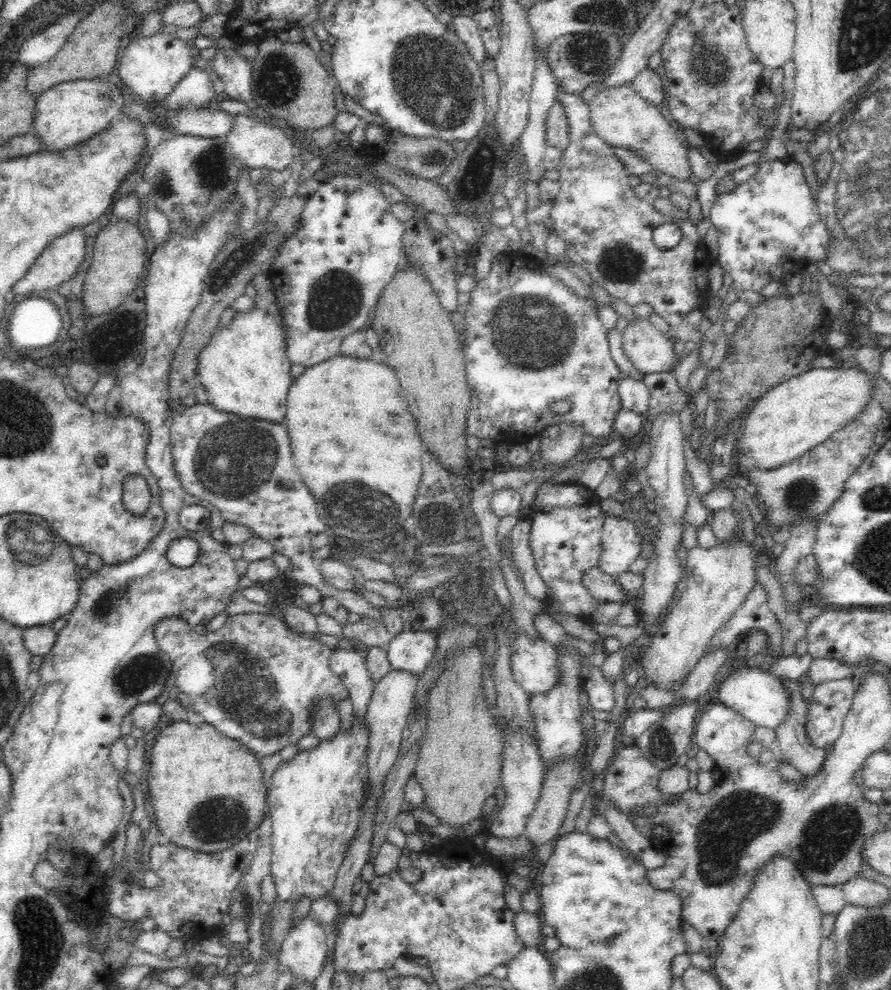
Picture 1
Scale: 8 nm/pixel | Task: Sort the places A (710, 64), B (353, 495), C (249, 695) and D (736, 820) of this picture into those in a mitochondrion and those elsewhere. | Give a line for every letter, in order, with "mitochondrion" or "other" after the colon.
A: mitochondrion
B: mitochondrion
C: mitochondrion
D: mitochondrion

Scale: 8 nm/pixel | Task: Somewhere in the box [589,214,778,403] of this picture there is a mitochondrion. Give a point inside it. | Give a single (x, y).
(619, 263)

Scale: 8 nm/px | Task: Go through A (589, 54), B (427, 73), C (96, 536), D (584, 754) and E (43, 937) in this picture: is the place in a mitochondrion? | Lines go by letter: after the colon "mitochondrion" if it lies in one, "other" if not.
A: mitochondrion
B: mitochondrion
C: other
D: other
E: mitochondrion

